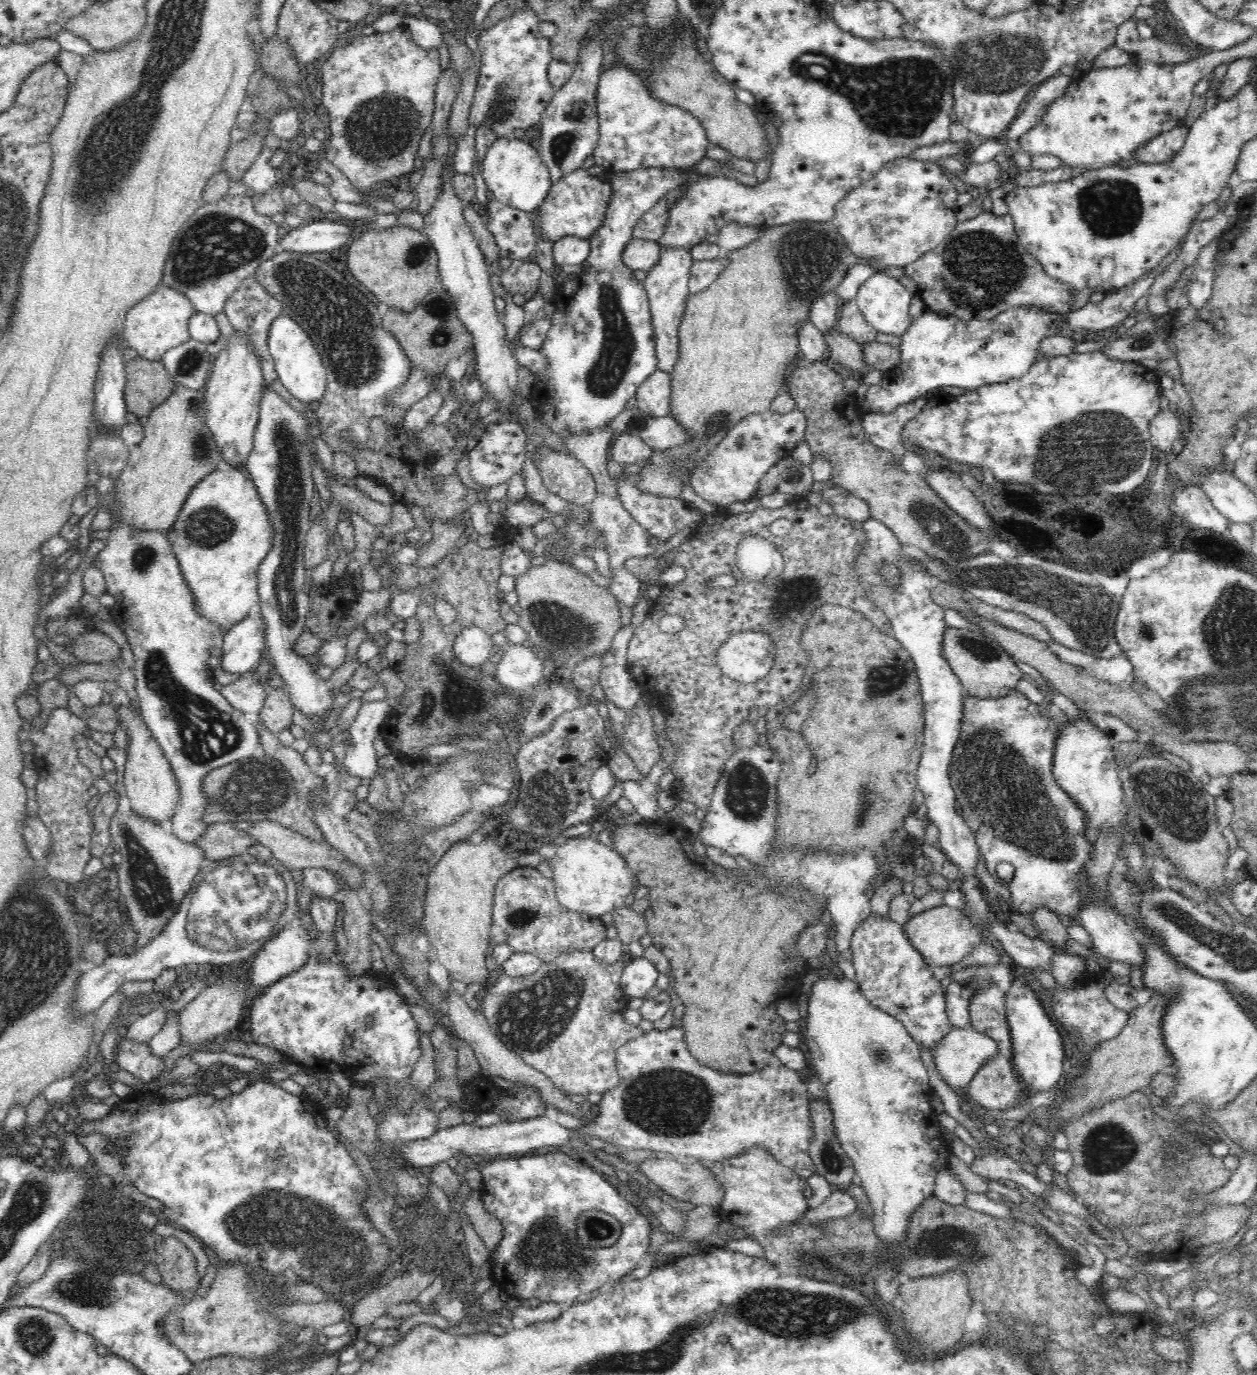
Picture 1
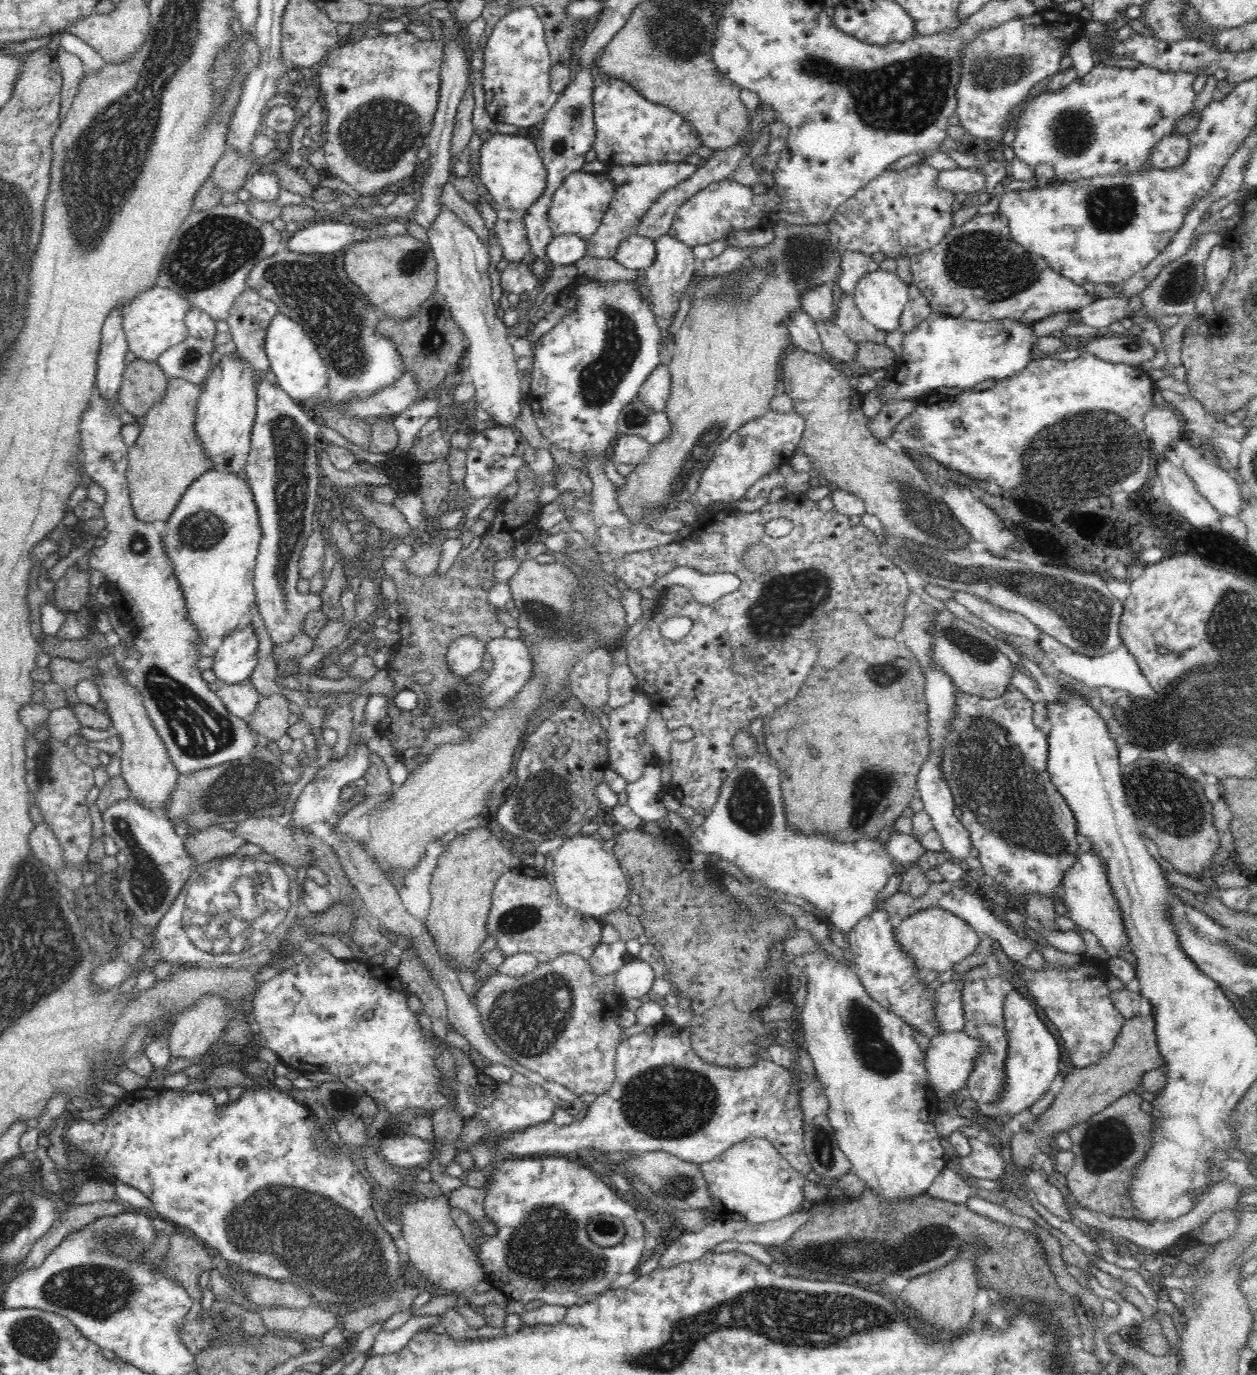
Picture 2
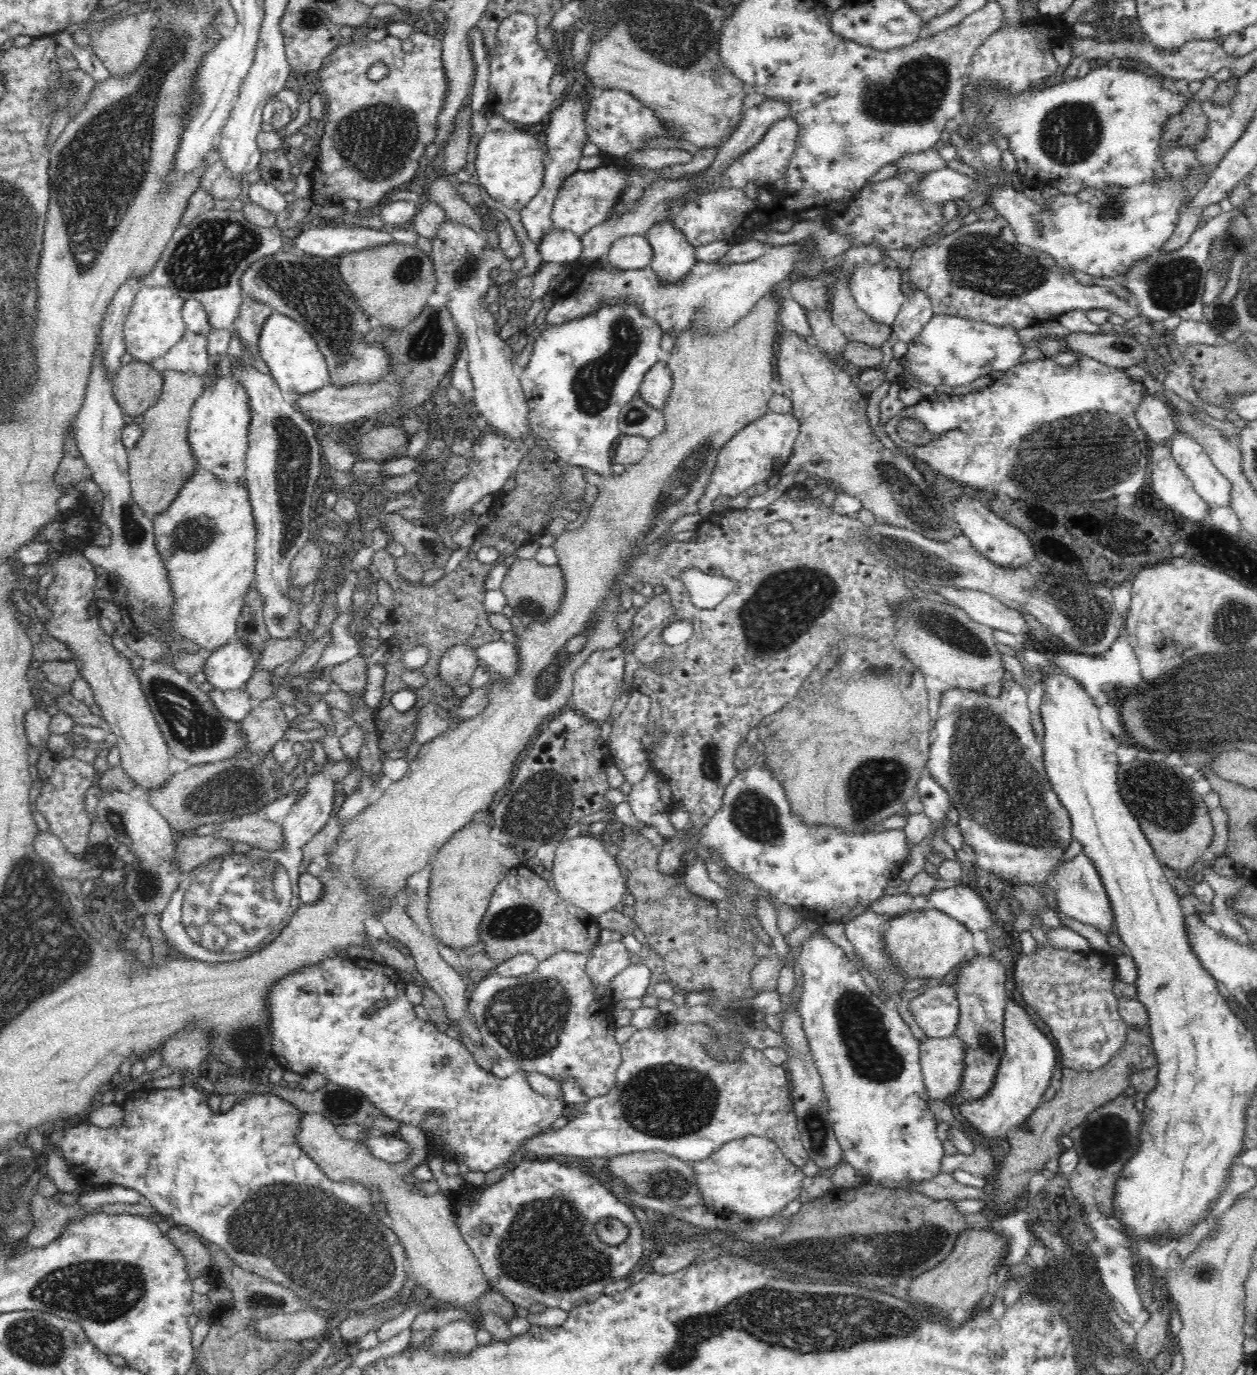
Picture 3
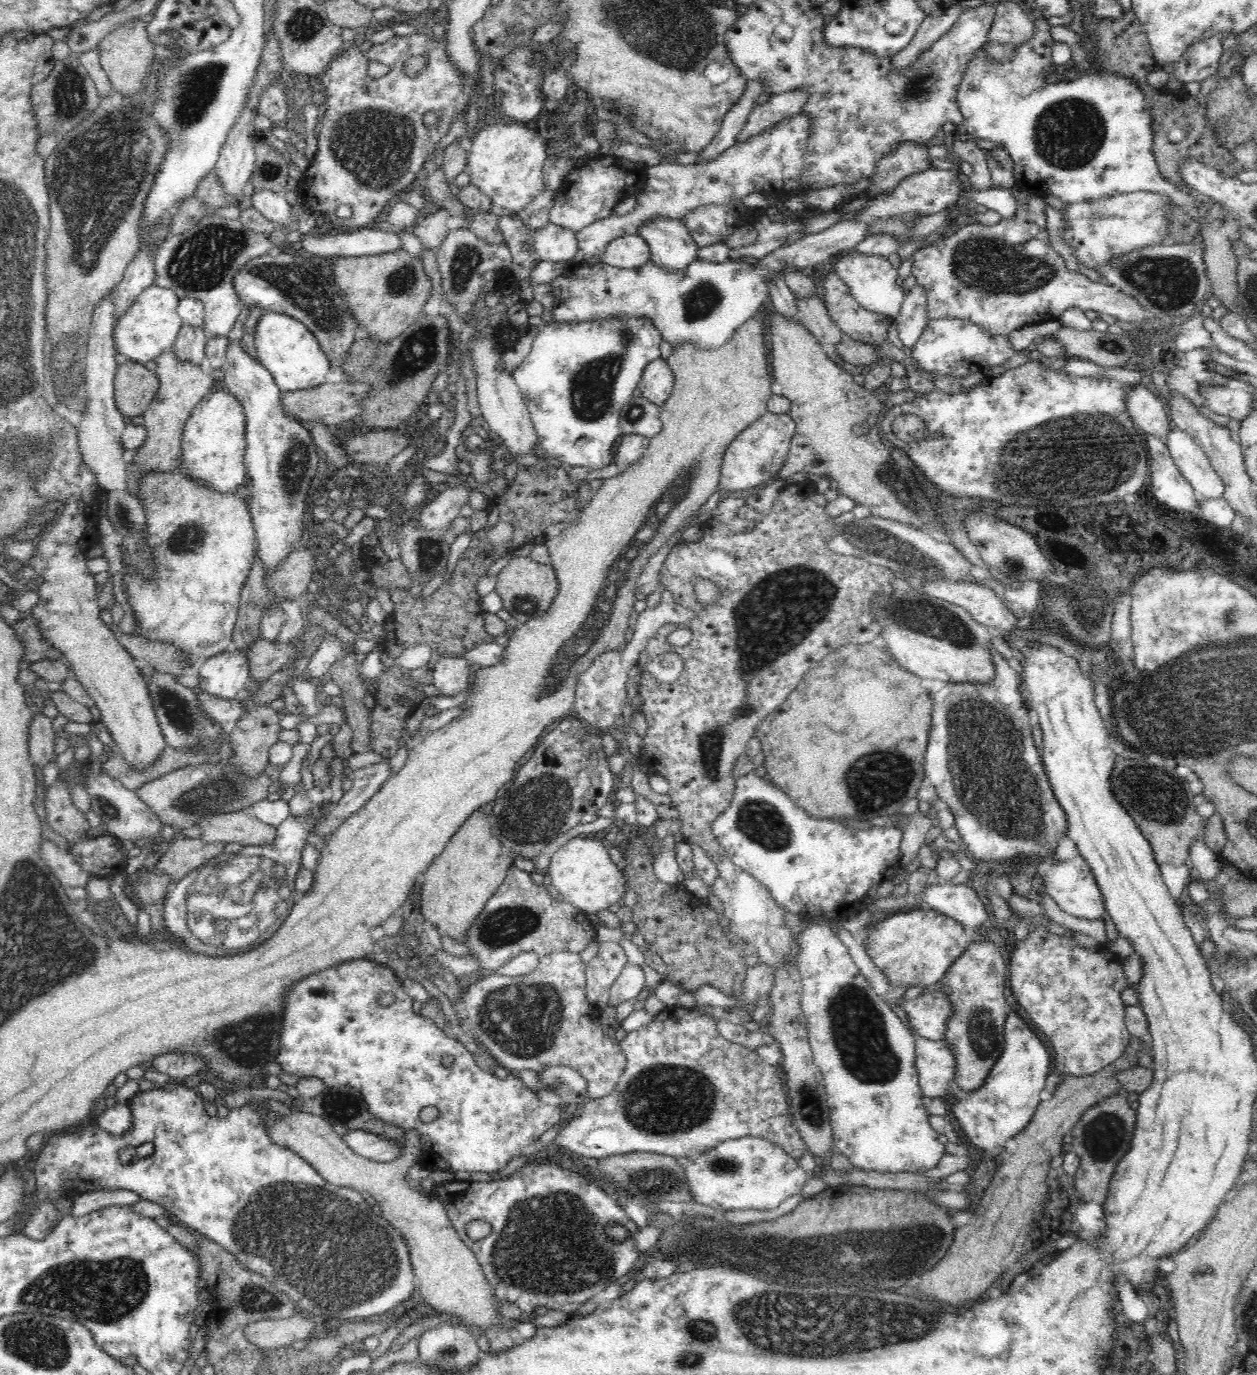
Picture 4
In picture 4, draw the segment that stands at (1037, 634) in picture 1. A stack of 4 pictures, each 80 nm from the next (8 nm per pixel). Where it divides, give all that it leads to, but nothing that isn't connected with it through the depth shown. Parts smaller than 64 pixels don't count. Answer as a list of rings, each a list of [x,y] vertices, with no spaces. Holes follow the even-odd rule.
[[[936,577],[923,580],[922,589],[929,595],[965,608],[972,618],[997,633],[1010,632],[1020,621],[994,590],[978,583]]]

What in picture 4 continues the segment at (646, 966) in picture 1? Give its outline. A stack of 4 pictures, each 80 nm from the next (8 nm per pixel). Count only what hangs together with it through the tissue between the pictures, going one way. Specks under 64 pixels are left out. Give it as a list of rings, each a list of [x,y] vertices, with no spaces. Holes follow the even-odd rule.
[[[628,961],[611,986],[608,1005],[617,1007],[627,1000],[636,998],[644,986],[642,966]]]

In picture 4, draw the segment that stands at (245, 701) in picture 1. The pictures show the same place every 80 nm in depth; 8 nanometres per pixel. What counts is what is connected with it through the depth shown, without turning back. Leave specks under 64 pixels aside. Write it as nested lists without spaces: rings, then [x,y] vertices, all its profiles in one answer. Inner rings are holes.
[[[200,692],[197,694],[199,704],[214,722],[220,724],[230,725],[240,720],[246,714],[243,702],[237,698],[232,700],[224,700],[217,696],[212,696],[207,692]]]

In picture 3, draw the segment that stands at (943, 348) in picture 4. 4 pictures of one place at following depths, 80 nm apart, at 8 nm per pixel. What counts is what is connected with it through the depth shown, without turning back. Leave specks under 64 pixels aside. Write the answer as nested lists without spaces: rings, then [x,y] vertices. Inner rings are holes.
[[[932,315],[930,322],[908,344],[907,370],[913,372],[922,384],[946,384],[950,387],[969,384],[999,370],[1002,374],[1018,366],[1025,346],[1018,339],[1018,329],[1011,326],[994,326],[967,318]]]

